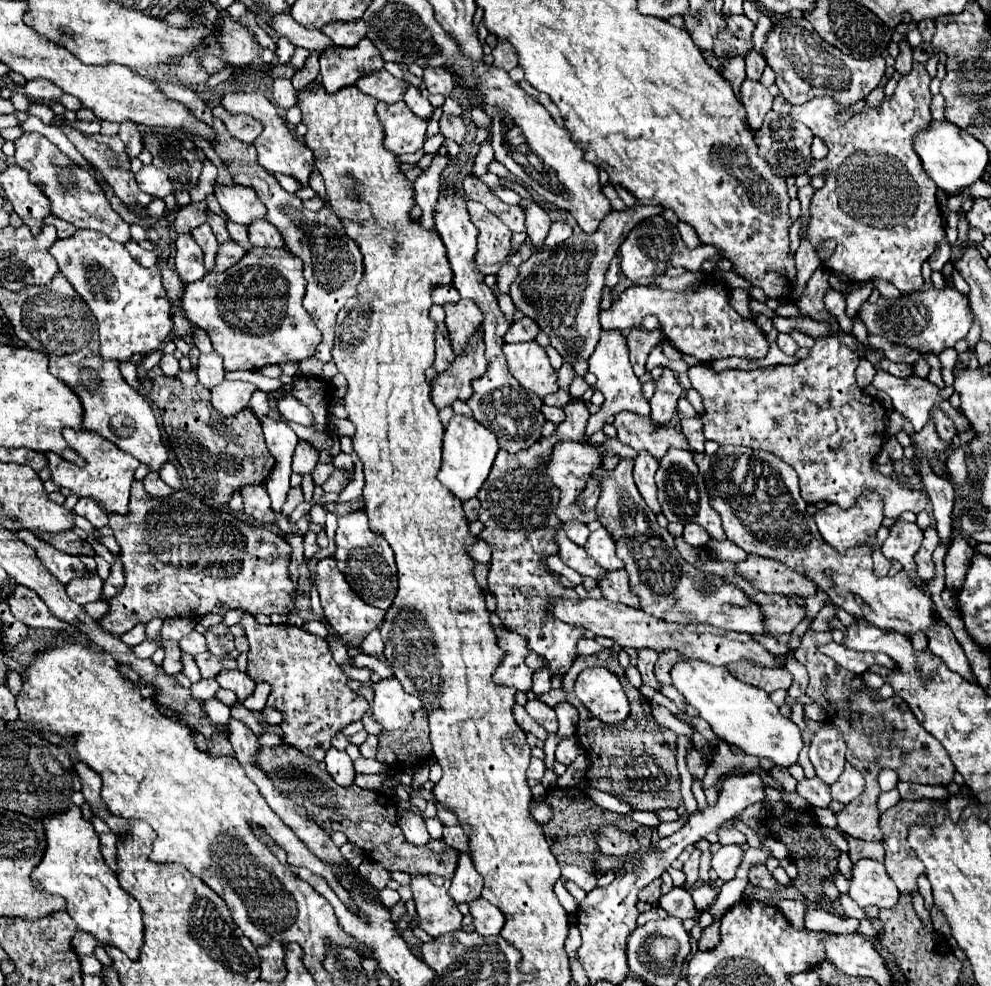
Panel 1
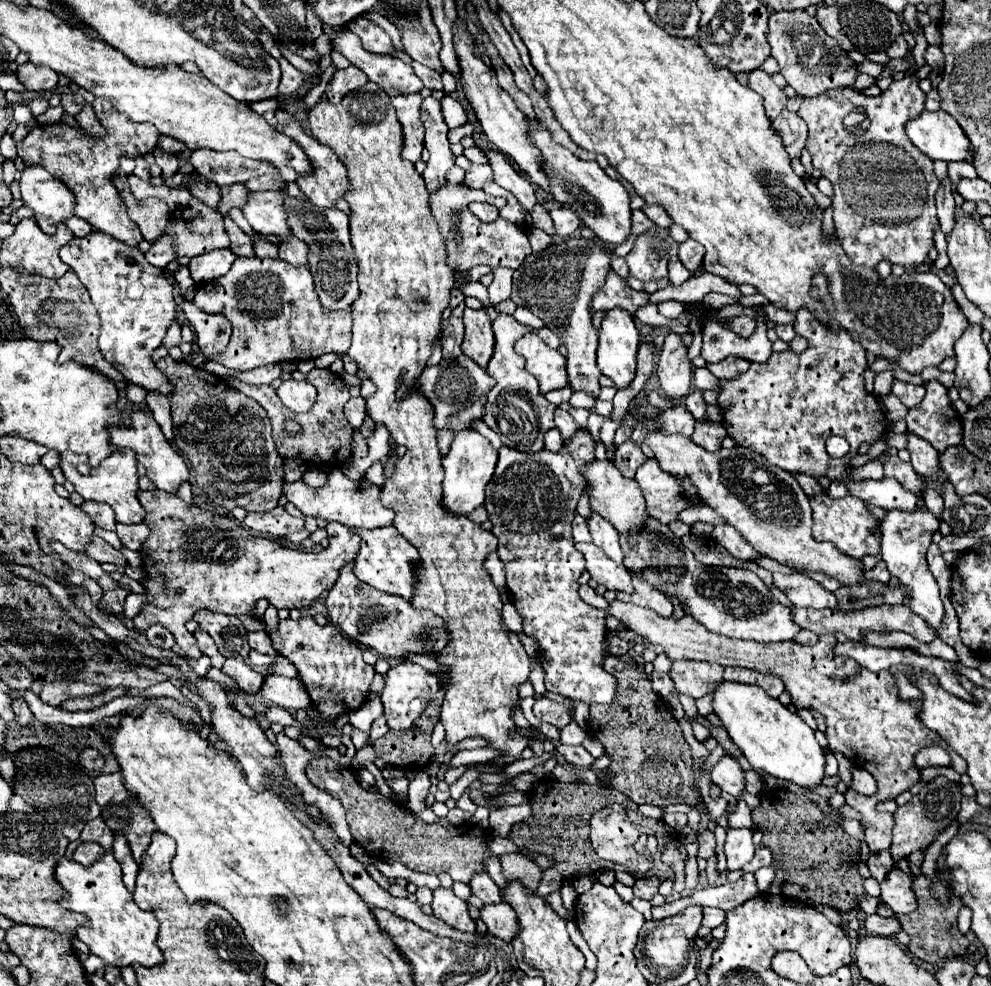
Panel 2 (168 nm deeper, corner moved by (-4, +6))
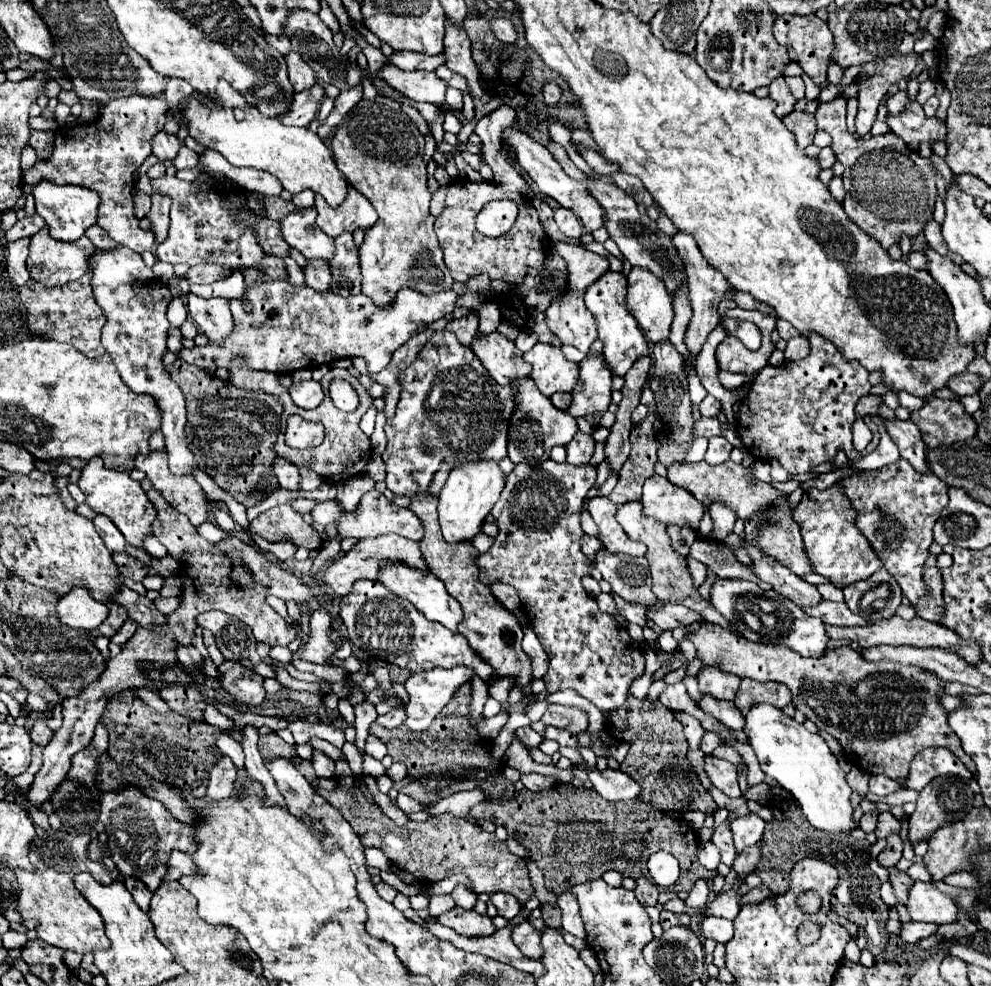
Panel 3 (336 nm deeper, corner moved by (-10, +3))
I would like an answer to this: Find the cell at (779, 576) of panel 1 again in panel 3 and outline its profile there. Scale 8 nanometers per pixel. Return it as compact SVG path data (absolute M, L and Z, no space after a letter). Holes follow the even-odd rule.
M822 599L822 603L818 603L818 607L802 607L802 611L822 619L826 625L842 625L842 627L868 625L868 621L864 621L860 615L854 615L846 607L846 603L834 603L834 601Z

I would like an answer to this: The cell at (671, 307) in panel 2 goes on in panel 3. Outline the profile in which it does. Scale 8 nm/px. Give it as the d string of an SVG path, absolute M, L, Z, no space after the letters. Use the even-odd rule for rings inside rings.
M632 267L628 273L628 307L630 313L638 319L644 335L656 343L668 339L670 325L674 319L672 297L662 287L662 279L650 275L642 267Z

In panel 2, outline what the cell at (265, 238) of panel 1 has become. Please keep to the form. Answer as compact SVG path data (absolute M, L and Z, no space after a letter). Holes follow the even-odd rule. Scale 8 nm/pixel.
M288 236L280 244L280 258L292 266L306 266L308 264L308 244L298 240L296 236Z

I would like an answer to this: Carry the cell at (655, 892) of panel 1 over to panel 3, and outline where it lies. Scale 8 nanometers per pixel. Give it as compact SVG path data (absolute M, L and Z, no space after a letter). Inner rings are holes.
M640 877L640 879L636 879L636 899L640 901L640 905L644 905L644 907L648 907L648 905L656 905L658 903L658 887L652 883L652 881L648 881L646 877Z

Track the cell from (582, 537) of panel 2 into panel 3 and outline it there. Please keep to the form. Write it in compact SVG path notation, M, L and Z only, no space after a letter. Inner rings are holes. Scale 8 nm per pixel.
M582 535L582 553L590 559L590 561L594 561L594 555L596 555L596 551L602 547L602 543L596 539L596 537L592 537L592 535Z

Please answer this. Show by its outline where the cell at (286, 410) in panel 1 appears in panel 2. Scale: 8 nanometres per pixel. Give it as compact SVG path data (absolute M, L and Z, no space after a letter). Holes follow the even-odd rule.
M288 380L282 382L282 386L276 390L280 400L284 402L286 408L294 412L308 412L316 400L316 388L310 382L298 382L298 380Z

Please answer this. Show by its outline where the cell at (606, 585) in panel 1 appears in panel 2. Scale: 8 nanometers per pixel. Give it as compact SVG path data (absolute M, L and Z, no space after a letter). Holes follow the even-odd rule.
M634 578L634 584L636 584L636 592L632 596L620 592L616 598L620 602L632 602L636 606L642 606L642 608L650 608L650 610L656 610L662 618L670 618L672 612L674 612L674 604L666 598L666 594L662 594L660 590L656 590L654 586L650 586L648 582Z

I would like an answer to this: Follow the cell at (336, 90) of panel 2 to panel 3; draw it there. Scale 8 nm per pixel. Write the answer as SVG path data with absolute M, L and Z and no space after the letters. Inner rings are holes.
M350 87L350 91L340 91L340 95L334 99L334 109L330 117L326 119L324 127L318 129L318 137L324 141L330 137L330 133L342 123L344 115L362 99L362 87Z

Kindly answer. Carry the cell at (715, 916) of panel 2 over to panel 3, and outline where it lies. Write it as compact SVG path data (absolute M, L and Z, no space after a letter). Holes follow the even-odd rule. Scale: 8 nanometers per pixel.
M706 917L702 921L702 935L712 937L720 943L728 943L732 939L732 921L722 917Z

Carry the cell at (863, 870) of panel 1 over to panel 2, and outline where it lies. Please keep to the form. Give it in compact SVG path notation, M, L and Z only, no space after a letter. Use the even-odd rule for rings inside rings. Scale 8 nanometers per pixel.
M900 868L892 870L888 874L888 880L884 880L882 886L882 902L886 902L896 914L910 914L916 910L918 902L912 890L912 878L902 872Z

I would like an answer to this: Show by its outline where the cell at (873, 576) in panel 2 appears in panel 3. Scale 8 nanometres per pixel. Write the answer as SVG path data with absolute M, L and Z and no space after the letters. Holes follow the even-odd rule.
M880 569L872 577L852 583L844 589L846 605L866 621L886 619L894 615L900 599L902 589L886 569Z

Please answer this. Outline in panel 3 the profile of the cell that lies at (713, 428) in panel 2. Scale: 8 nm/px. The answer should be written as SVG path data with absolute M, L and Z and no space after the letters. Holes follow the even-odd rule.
M712 437L704 459L710 465L718 465L718 463L724 463L726 459L730 459L730 451L732 451L732 445L724 437Z

